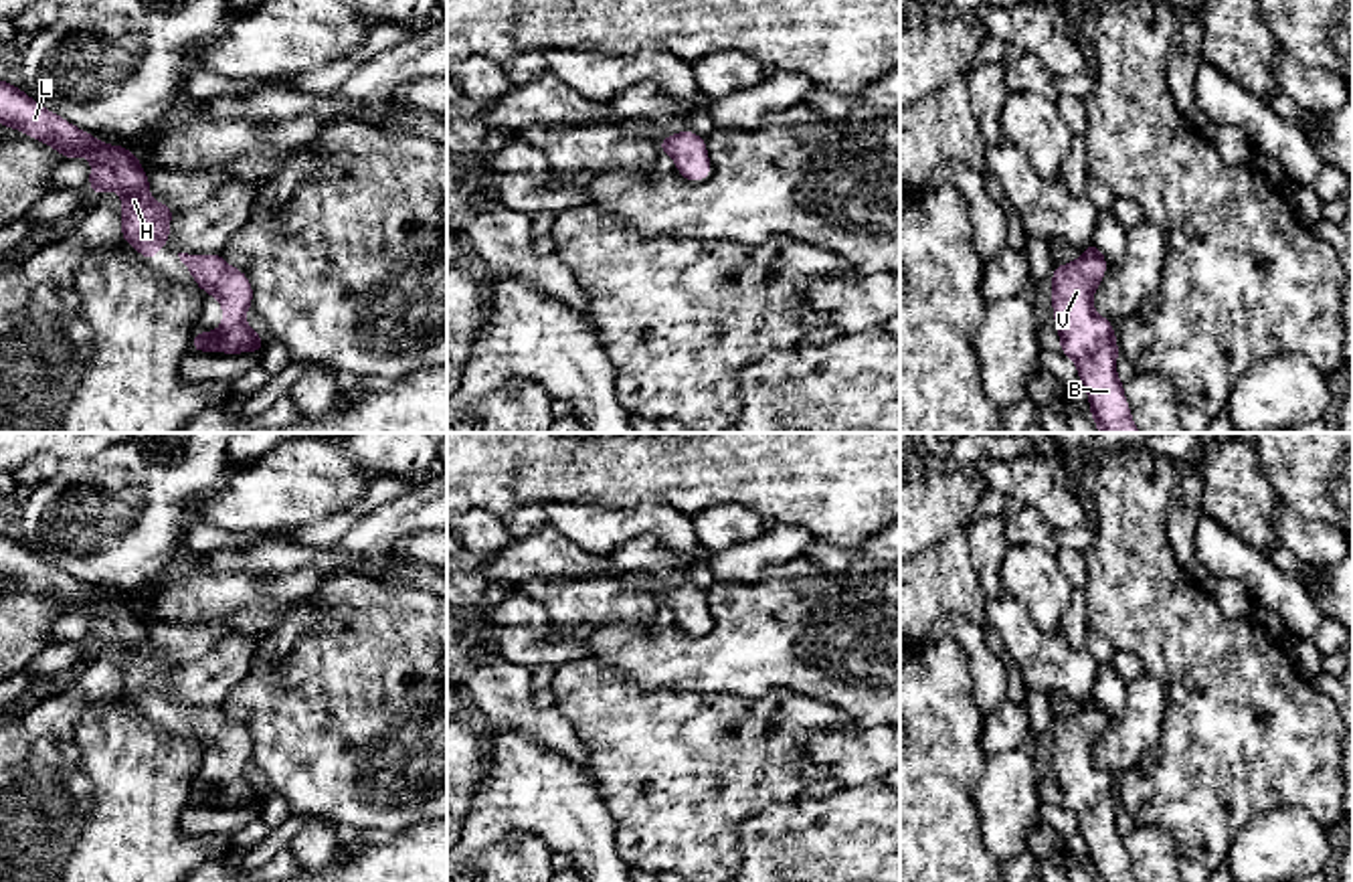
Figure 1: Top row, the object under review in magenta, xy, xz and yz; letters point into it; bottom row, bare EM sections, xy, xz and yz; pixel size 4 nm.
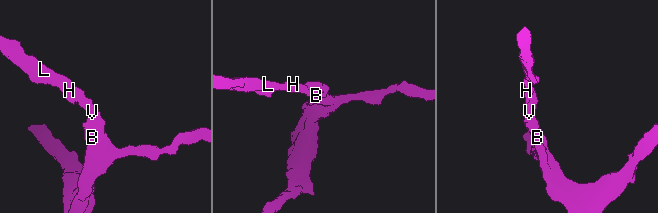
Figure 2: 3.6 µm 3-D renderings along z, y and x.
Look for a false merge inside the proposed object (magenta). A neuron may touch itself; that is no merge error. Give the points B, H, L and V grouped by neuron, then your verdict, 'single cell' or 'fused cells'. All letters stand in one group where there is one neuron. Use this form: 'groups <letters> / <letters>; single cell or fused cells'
groups B H L V; single cell

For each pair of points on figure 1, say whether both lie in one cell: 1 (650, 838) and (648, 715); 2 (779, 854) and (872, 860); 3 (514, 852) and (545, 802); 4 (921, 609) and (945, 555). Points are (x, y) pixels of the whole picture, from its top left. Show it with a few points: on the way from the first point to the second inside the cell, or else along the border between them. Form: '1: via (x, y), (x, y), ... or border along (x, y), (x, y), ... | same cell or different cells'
1: via (656, 808), (656, 757), (648, 745) | same cell
2: via (801, 854), (850, 854) | same cell
3: border along (553, 850), (538, 836), (504, 834), (480, 852) | different cells
4: via (923, 595), (945, 569) | same cell

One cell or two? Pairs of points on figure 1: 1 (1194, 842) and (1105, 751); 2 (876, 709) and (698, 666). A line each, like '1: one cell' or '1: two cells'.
1: two cells
2: one cell

